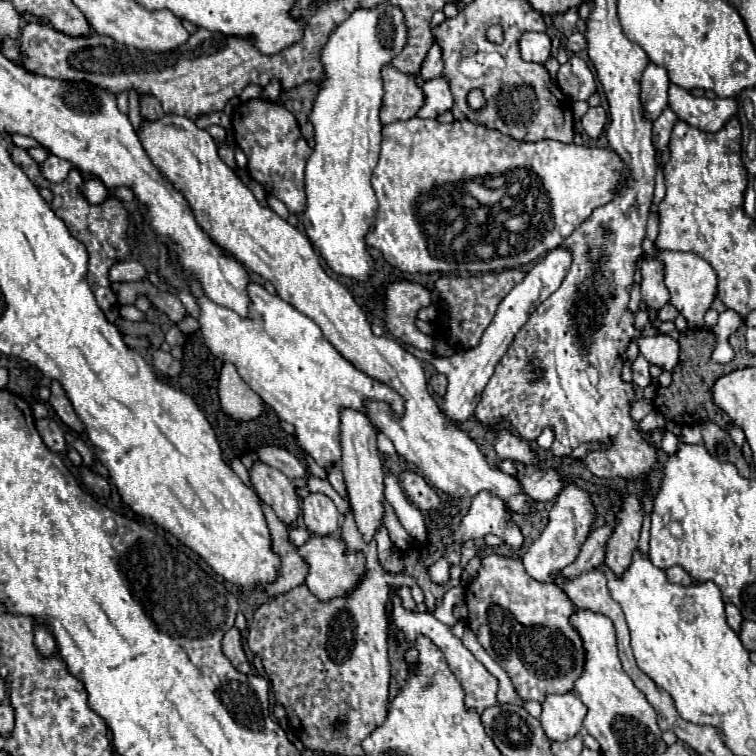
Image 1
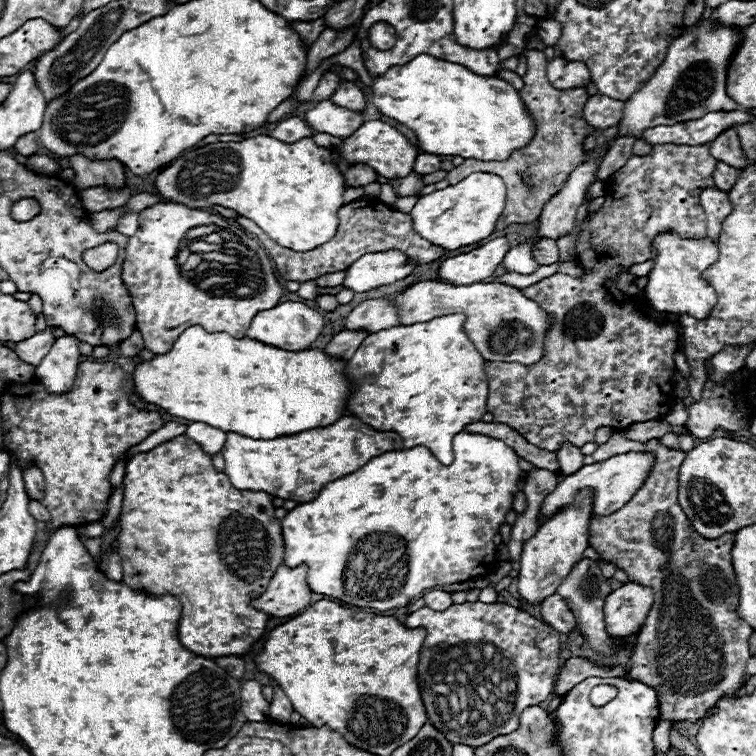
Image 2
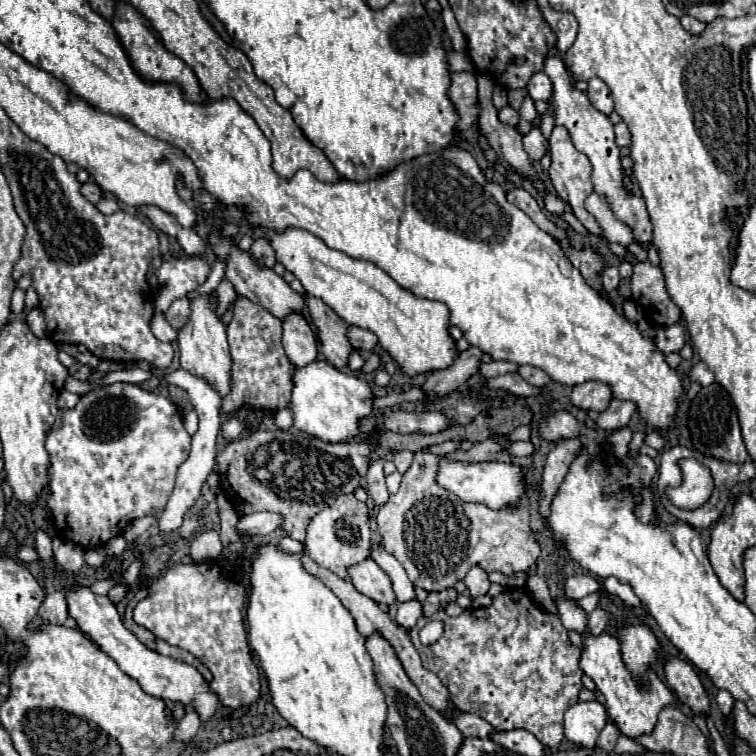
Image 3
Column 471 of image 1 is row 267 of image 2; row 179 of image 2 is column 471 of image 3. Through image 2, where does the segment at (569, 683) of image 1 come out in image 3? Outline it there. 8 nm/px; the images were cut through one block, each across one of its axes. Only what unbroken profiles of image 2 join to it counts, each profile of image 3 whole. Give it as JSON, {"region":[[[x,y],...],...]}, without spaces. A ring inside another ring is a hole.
{"region":[[[510,588],[498,594],[492,606],[470,608],[456,618],[448,616],[444,610],[436,612],[430,618],[422,616],[418,618],[416,626],[410,630],[410,638],[412,638],[412,644],[418,648],[422,666],[438,674],[442,684],[448,688],[456,708],[484,718],[496,730],[524,728],[532,732],[540,740],[540,744],[548,748],[556,748],[564,740],[564,732],[562,732],[564,712],[578,702],[578,692],[582,688],[582,682],[580,682],[582,670],[576,658],[576,652],[580,652],[580,648],[568,640],[568,632],[562,626],[560,618],[536,606],[528,590]],[[432,620],[440,620],[444,624],[444,634],[438,642],[424,646],[418,640],[418,632]]]}

